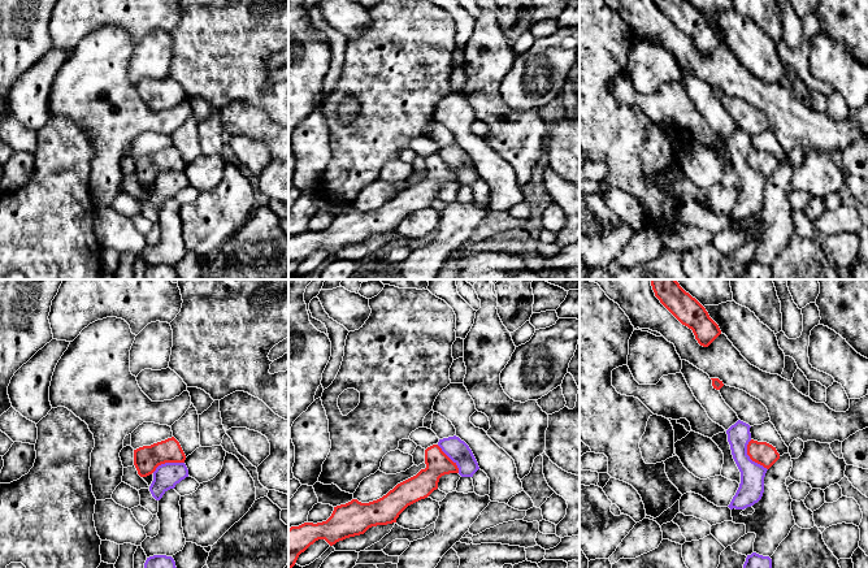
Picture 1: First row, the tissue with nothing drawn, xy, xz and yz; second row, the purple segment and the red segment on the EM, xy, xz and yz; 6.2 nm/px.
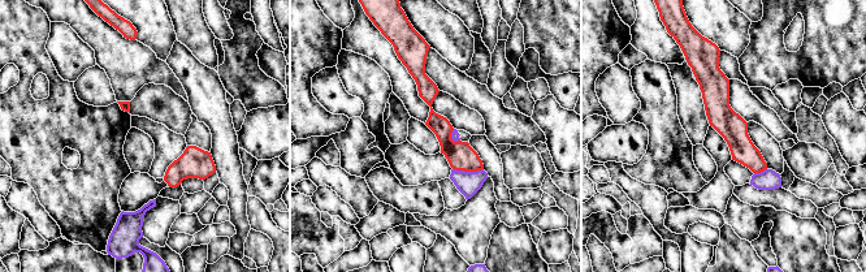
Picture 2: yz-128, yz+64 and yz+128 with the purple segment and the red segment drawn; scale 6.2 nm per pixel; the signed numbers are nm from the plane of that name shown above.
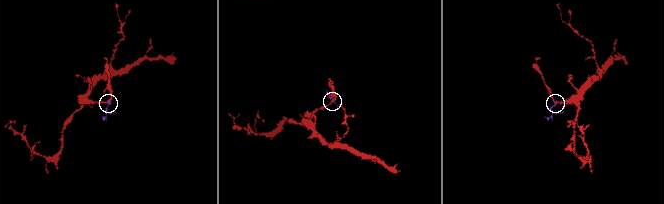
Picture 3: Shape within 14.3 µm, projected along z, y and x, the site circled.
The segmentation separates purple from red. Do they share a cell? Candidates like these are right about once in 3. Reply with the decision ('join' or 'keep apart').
keep apart

